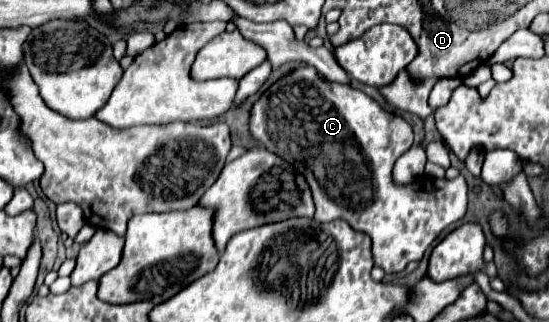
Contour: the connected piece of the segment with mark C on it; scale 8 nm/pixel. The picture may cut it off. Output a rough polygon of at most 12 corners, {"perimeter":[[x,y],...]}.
{"perimeter":[[304,65],[250,131],[308,181],[320,223],[400,273],[462,219],[462,175],[398,185],[412,127]]}

